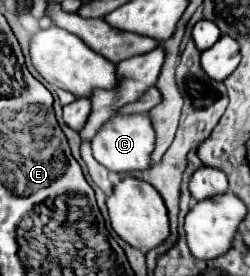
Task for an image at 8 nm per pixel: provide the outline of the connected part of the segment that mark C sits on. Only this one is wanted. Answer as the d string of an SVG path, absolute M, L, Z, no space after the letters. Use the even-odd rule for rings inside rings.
M115 114L91 140L93 158L111 172L133 172L149 168L149 154L153 152L155 132L147 114Z

